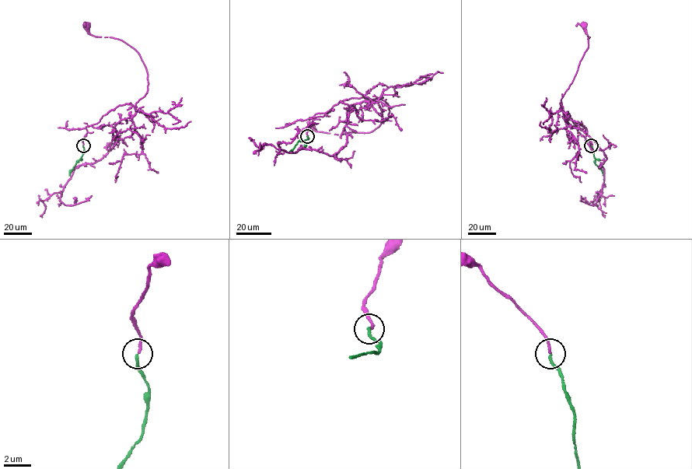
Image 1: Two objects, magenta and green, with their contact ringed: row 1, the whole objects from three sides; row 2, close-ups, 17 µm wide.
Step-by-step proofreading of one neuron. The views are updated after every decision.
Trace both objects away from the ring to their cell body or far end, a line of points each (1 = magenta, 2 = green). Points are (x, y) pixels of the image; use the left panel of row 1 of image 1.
1: (83, 145), (85, 127), (119, 106), (134, 106), (148, 82), (138, 53), (118, 39), (91, 35), (86, 26)
2: (82, 145), (83, 154), (70, 175)

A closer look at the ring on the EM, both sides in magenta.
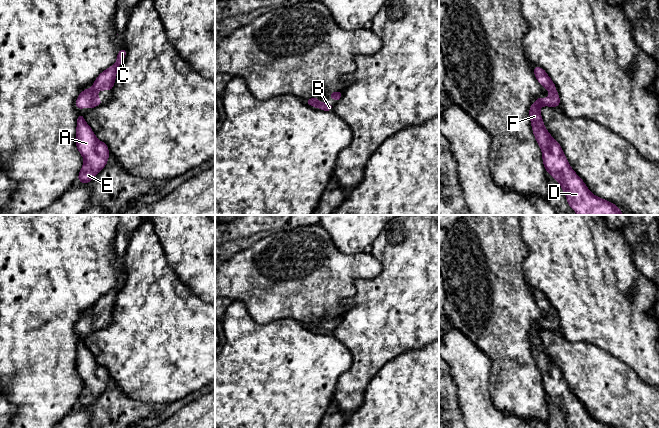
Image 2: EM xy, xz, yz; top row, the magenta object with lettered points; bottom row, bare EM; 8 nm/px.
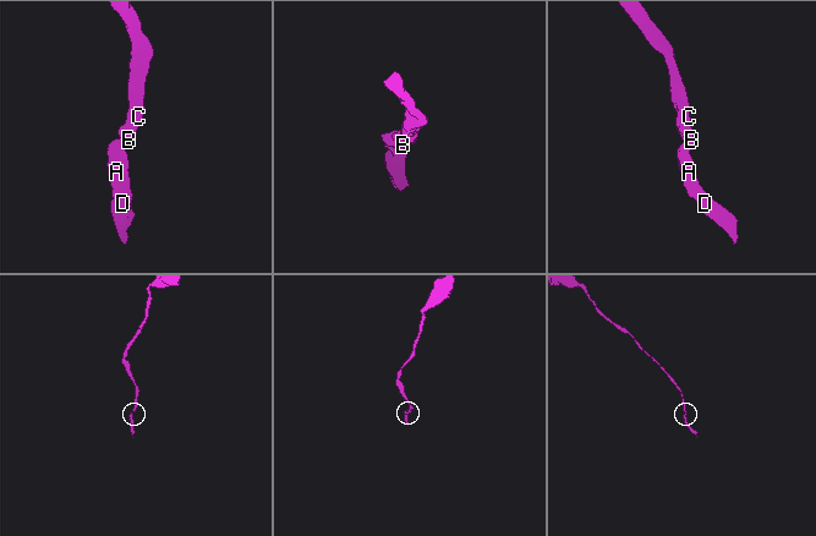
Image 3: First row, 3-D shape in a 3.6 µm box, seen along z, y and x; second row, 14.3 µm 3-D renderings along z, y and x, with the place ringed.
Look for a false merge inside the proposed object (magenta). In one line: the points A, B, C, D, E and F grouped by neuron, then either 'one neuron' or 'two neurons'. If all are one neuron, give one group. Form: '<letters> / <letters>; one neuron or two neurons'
A B C D E F; one neuron

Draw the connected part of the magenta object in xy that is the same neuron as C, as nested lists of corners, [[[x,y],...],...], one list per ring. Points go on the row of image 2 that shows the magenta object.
[[[126,48],[121,49],[117,54],[117,61],[111,67],[101,72],[90,89],[83,90],[76,99],[76,108],[94,108],[102,104],[97,91],[112,90],[116,79],[116,72],[126,56]]]

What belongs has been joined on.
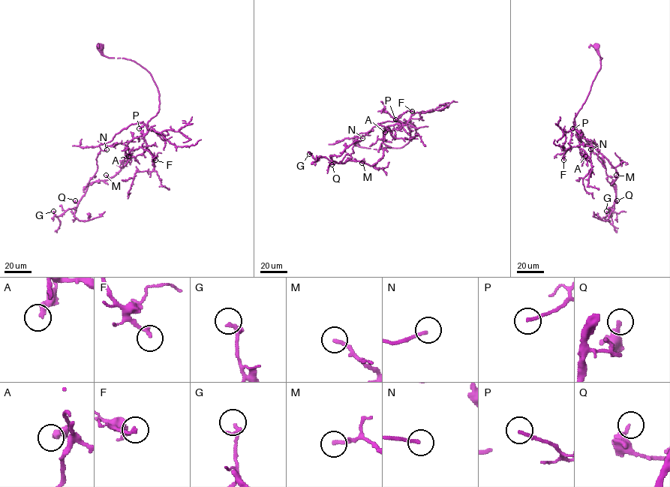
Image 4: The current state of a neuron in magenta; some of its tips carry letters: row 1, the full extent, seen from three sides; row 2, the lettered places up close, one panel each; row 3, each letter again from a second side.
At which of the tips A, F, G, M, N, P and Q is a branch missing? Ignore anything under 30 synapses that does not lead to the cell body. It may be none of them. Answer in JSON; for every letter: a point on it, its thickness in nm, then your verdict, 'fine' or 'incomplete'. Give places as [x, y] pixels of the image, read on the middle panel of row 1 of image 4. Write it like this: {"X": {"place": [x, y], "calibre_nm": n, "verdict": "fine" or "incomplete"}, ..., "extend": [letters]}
{"A": {"place": [385, 132], "calibre_nm": 320, "verdict": "fine"}, "F": {"place": [412, 111], "calibre_nm": 190, "verdict": "fine"}, "G": {"place": [309, 154], "calibre_nm": 160, "verdict": "fine"}, "M": {"place": [362, 163], "calibre_nm": 180, "verdict": "fine"}, "N": {"place": [362, 138], "calibre_nm": 170, "verdict": "fine"}, "P": {"place": [395, 119], "calibre_nm": 170, "verdict": "fine"}, "Q": {"place": [331, 164], "calibre_nm": 240, "verdict": "fine"}, "extend": []}

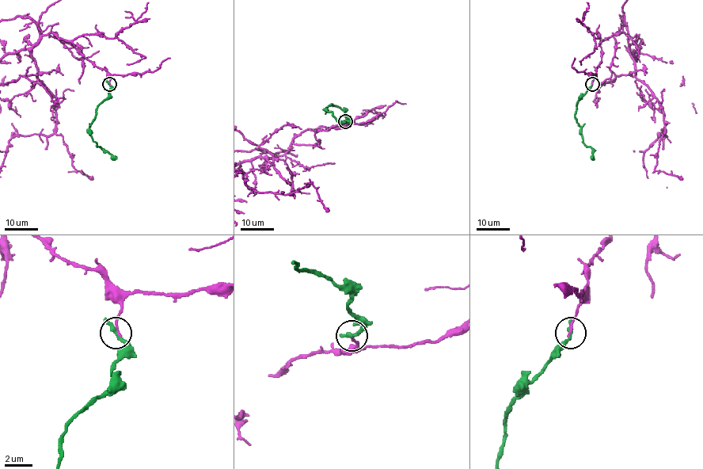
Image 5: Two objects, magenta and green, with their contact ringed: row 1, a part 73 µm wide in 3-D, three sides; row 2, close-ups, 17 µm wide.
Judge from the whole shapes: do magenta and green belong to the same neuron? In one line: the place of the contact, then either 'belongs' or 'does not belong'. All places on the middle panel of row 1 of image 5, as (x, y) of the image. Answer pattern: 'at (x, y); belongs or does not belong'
at (345, 121); does not belong

